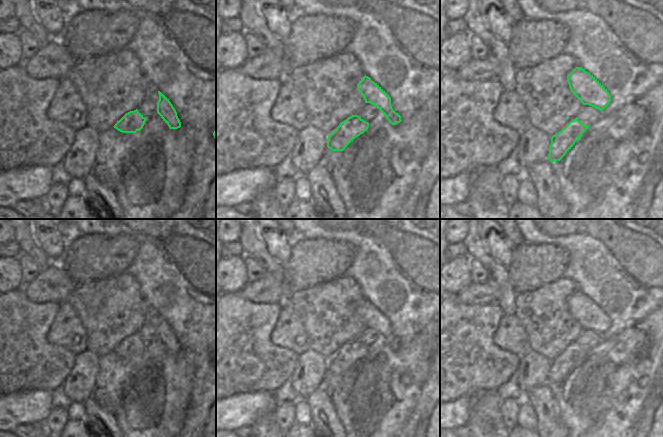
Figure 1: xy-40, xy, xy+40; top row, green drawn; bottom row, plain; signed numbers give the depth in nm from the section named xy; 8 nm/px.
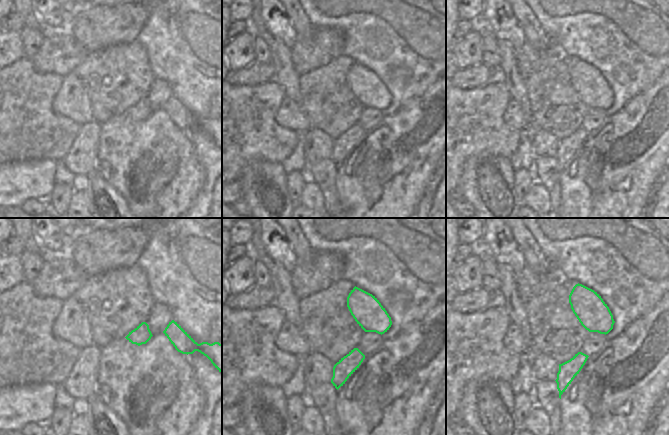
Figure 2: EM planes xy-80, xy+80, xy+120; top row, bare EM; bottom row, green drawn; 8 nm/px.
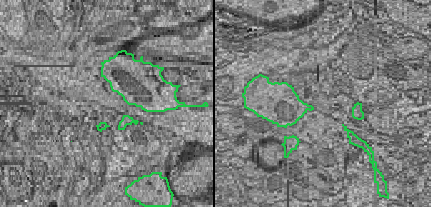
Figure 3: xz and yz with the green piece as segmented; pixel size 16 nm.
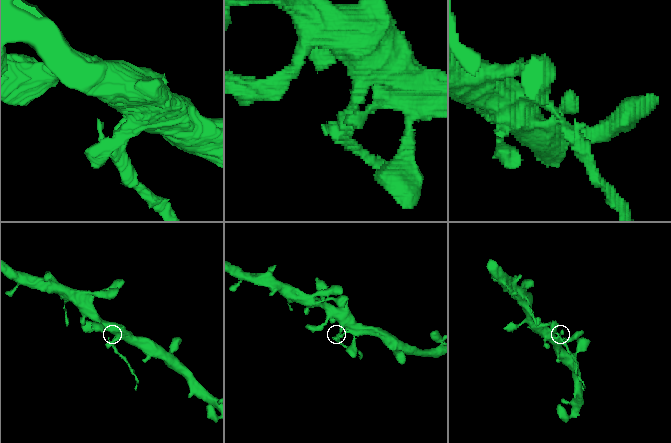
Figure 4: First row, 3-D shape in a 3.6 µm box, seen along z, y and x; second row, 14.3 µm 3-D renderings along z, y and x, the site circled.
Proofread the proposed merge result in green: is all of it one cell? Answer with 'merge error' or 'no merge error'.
merge error

